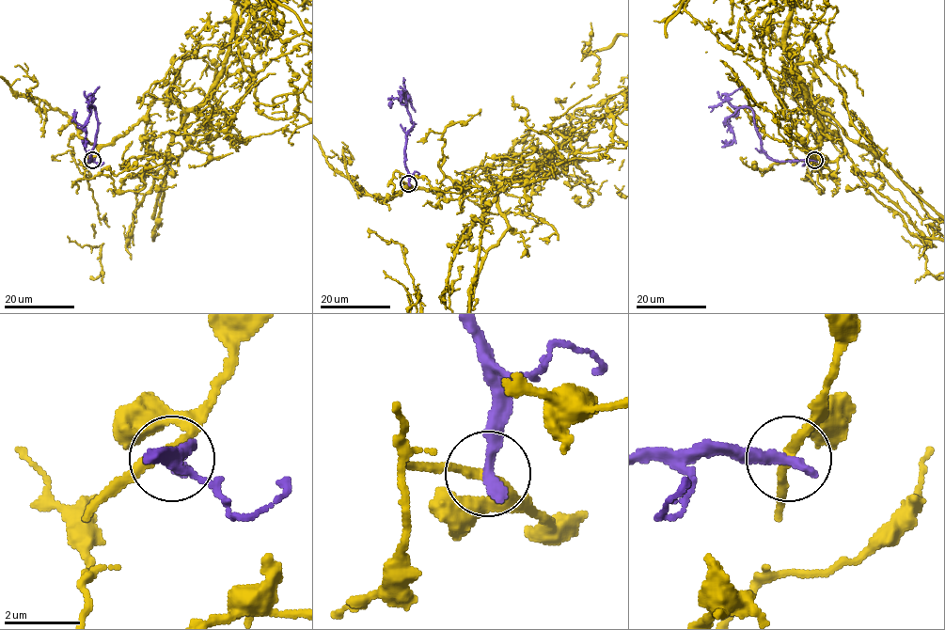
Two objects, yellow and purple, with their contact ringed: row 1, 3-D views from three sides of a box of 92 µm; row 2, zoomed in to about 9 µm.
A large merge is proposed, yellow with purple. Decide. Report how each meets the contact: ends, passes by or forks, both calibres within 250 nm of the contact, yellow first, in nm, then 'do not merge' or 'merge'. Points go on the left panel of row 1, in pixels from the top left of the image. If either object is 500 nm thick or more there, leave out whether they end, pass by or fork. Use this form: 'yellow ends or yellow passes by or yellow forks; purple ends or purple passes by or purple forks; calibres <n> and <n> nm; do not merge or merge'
yellow passes by; purple ends; calibres 240 and 360 nm; do not merge

